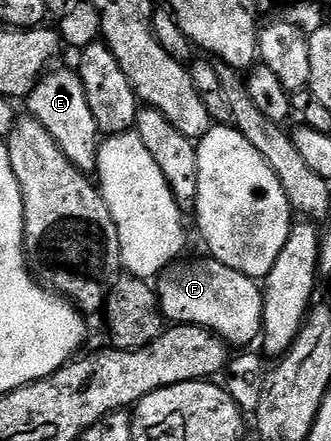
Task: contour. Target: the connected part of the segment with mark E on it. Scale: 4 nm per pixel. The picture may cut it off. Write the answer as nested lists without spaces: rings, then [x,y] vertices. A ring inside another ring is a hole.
[[[55,70],[43,75],[33,92],[25,99],[26,113],[36,118],[53,136],[53,140],[61,148],[61,152],[71,161],[71,165],[80,172],[95,170],[95,161],[99,155],[100,132],[97,120],[93,120],[93,111],[89,108],[89,100],[85,100],[85,88],[81,84],[78,73],[71,70]]]

